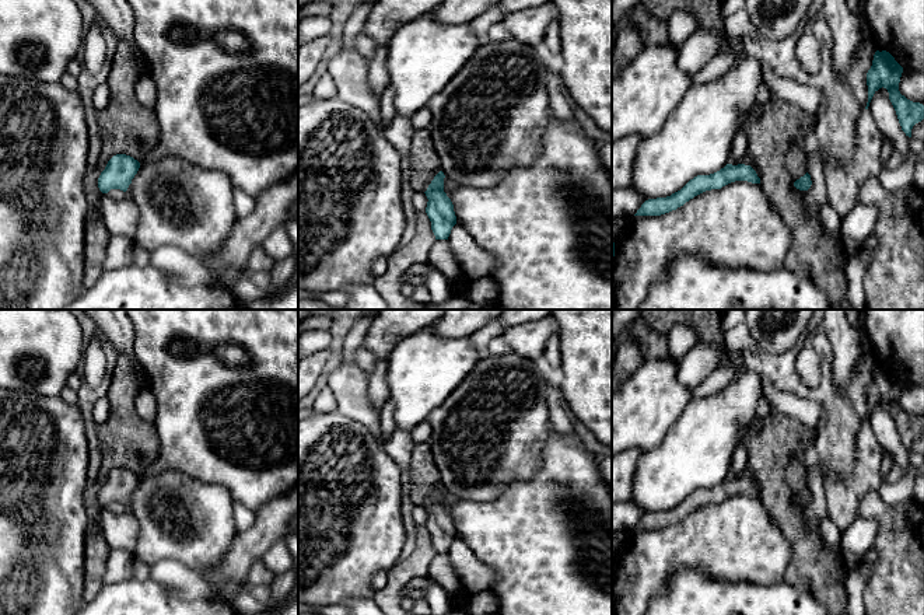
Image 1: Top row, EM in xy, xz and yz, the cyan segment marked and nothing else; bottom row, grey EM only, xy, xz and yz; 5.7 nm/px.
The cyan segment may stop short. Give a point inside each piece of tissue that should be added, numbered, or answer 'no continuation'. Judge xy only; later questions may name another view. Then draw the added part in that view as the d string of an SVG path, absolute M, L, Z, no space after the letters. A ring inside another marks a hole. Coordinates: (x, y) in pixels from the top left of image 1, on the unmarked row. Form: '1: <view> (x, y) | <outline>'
no continuation

